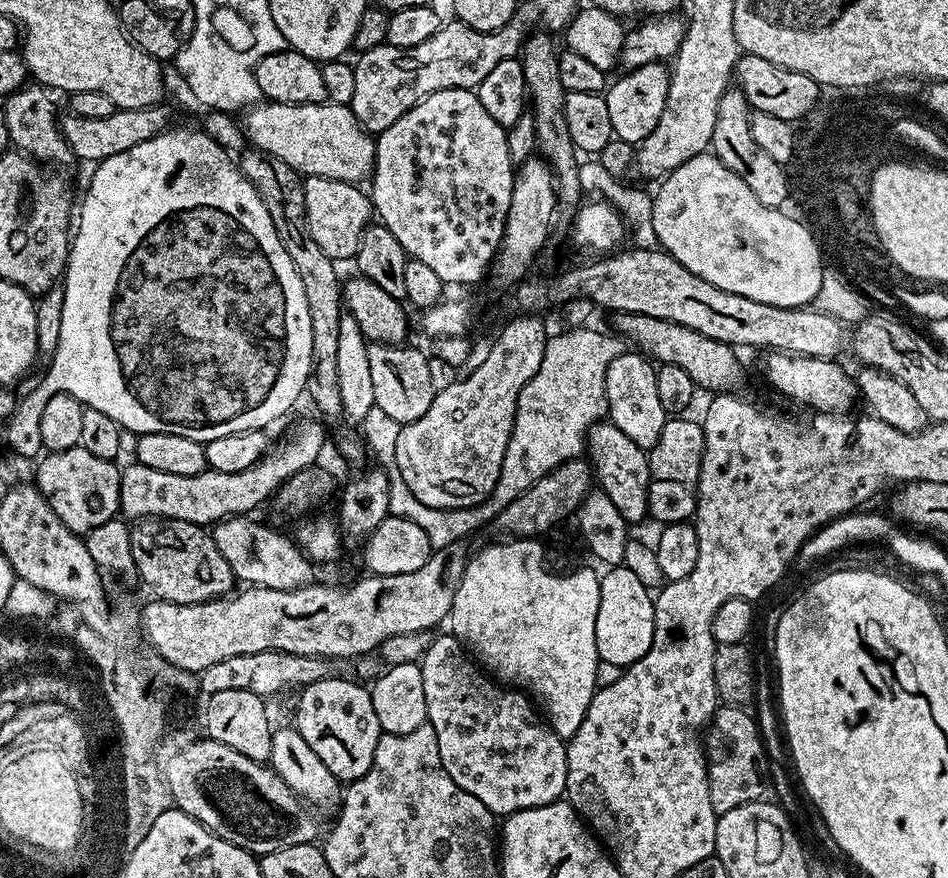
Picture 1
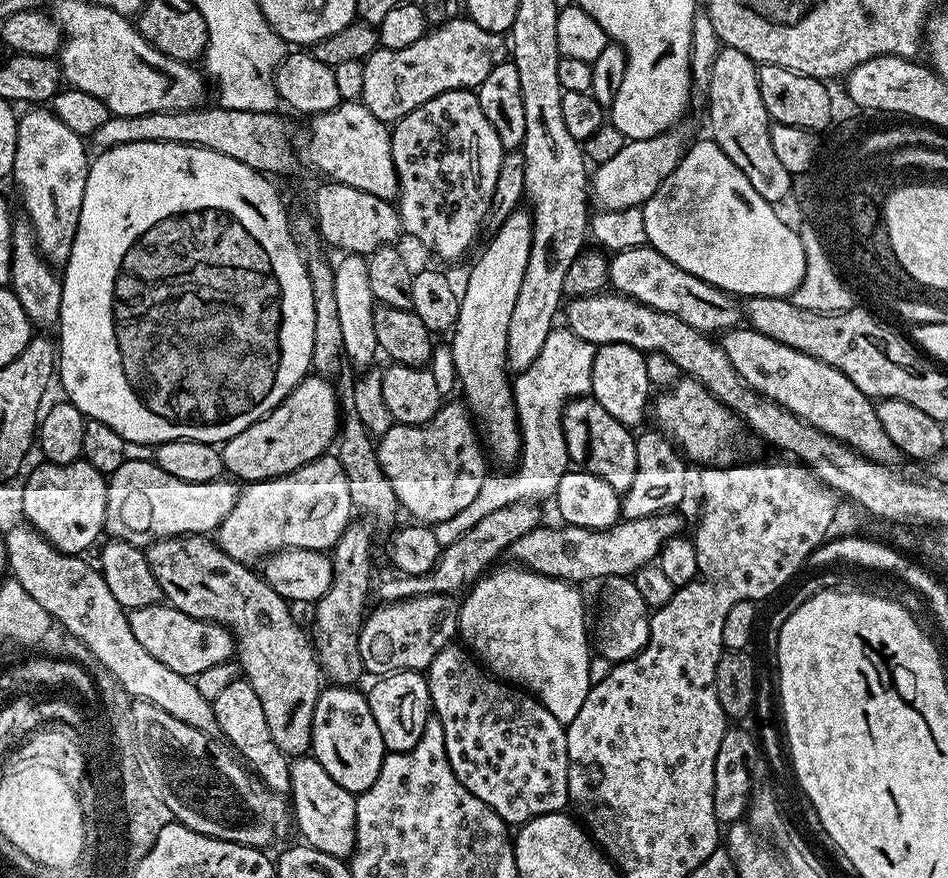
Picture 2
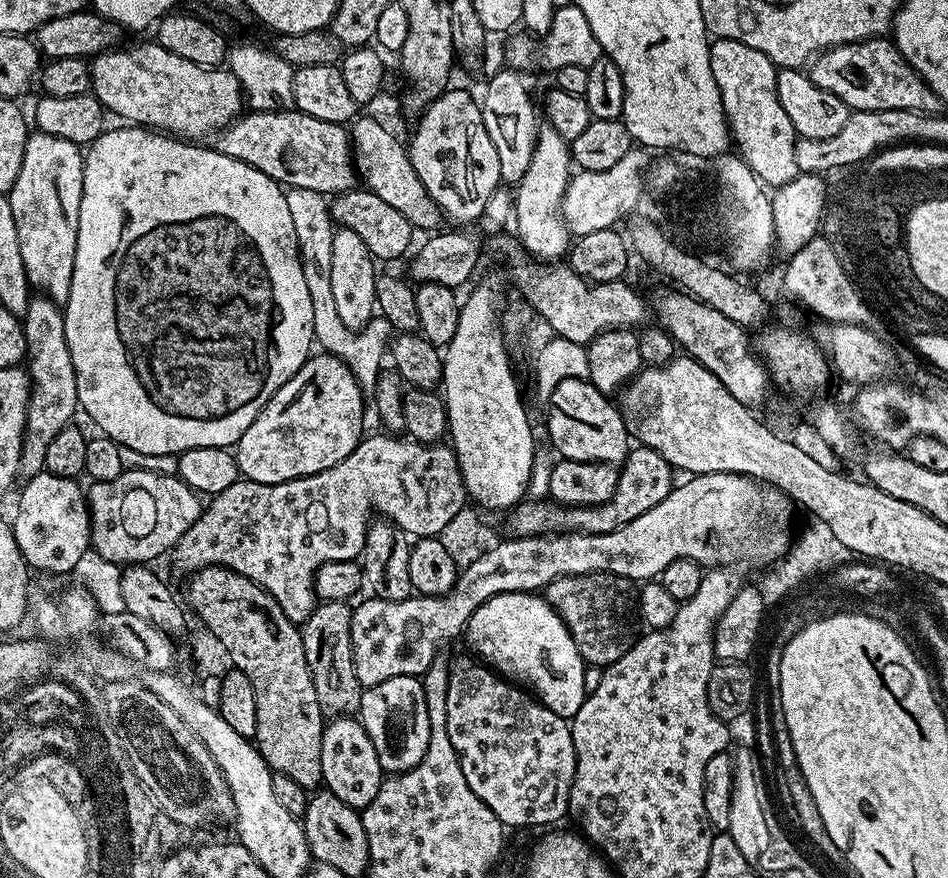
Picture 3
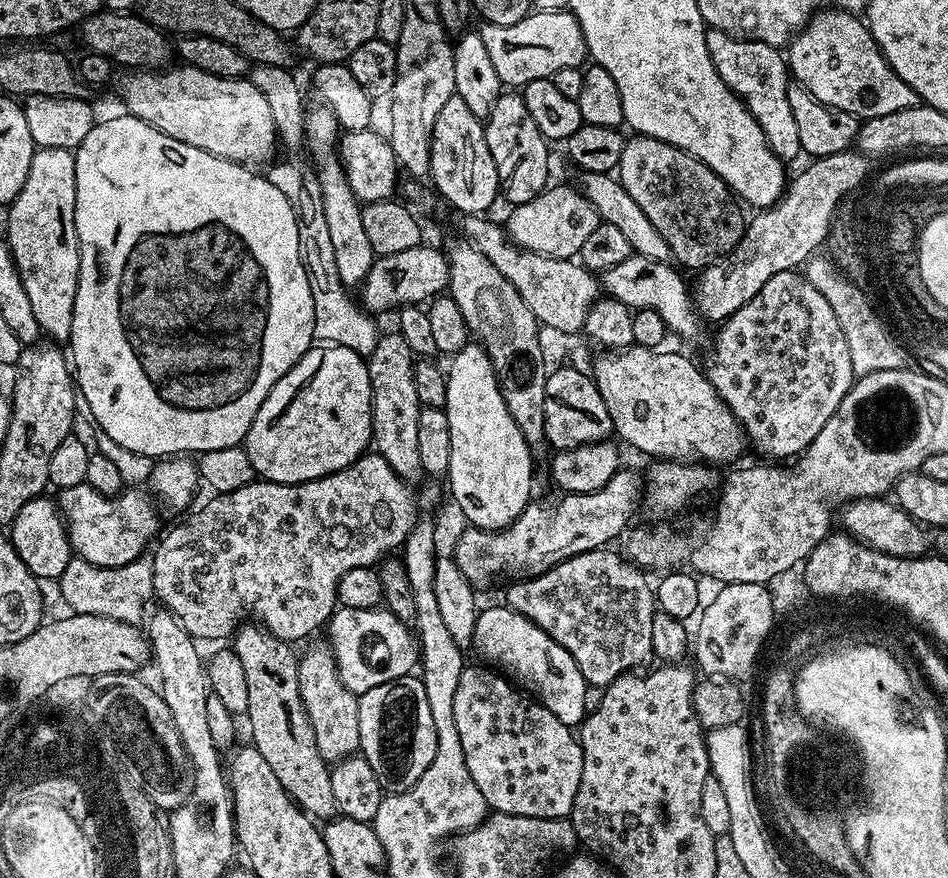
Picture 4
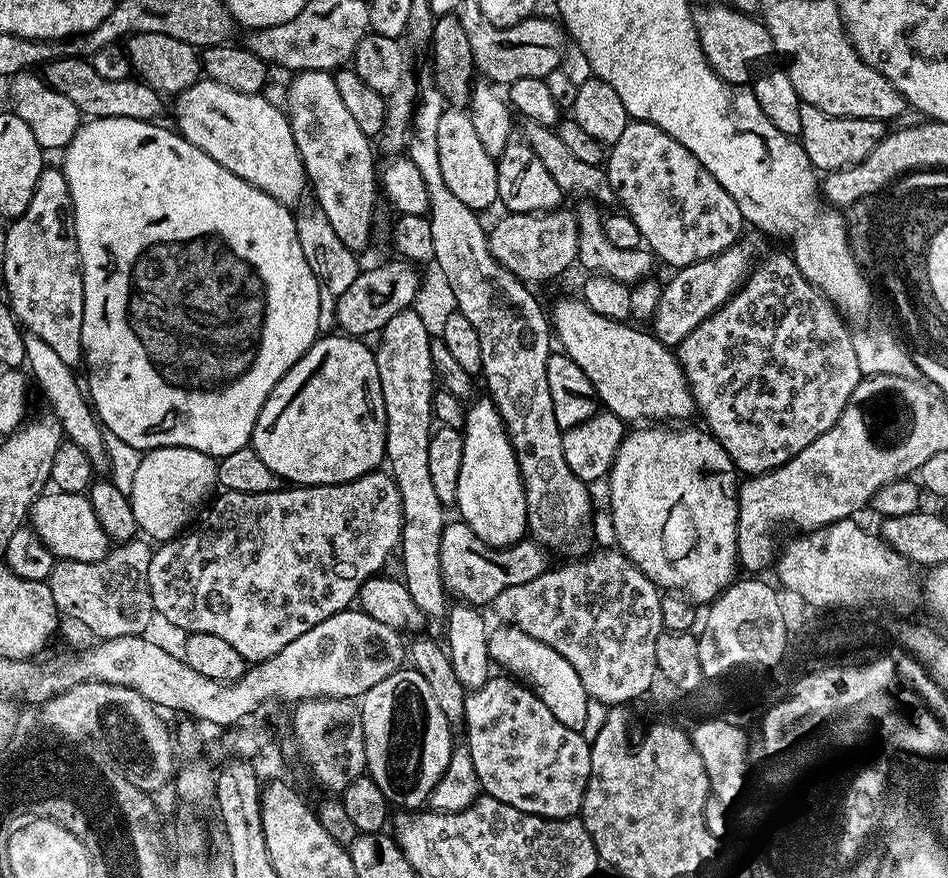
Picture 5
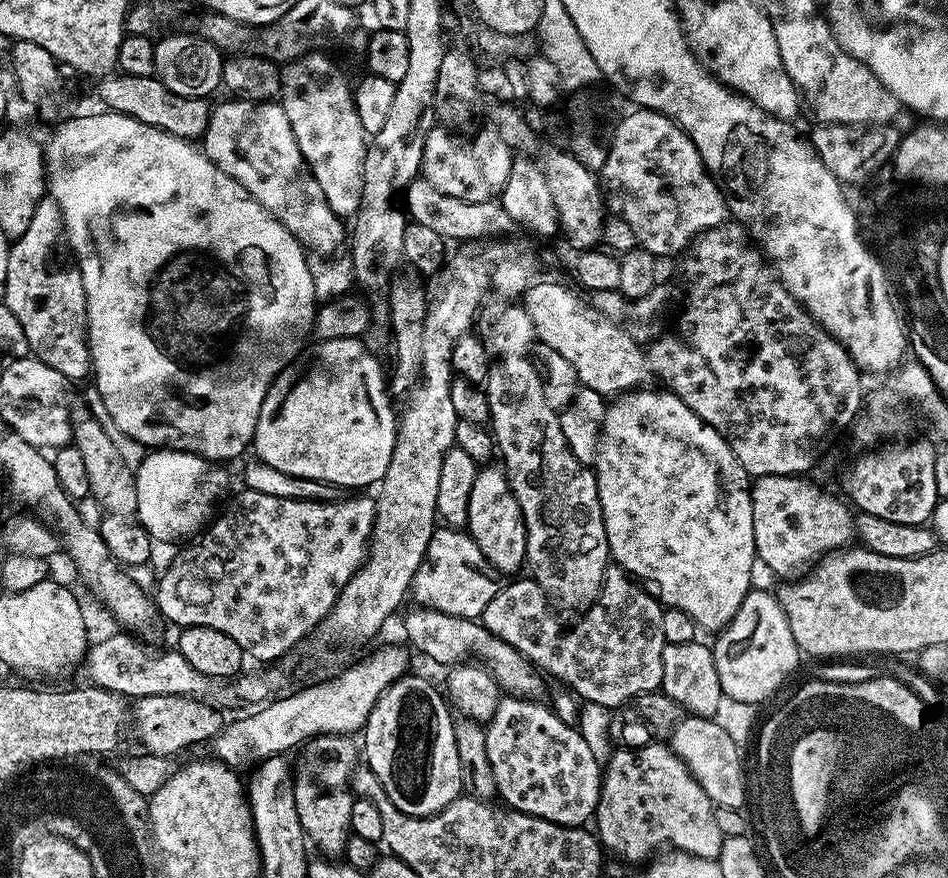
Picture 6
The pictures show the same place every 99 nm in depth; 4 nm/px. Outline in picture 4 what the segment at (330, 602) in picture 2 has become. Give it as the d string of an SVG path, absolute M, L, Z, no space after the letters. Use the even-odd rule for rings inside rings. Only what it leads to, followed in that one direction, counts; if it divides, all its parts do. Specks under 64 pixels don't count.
M309 643L298 660L298 686L300 697L306 706L310 724L314 726L314 740L318 742L318 754L334 766L340 760L360 752L358 734L358 706L360 697L357 693L346 690L332 653L332 645Z

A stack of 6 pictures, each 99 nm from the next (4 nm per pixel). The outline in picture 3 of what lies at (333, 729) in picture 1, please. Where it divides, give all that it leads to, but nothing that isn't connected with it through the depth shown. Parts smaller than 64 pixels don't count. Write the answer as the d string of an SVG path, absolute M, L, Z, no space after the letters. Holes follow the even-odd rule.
M351 715L329 719L322 734L323 787L352 808L362 810L374 802L385 779L386 773L378 762L378 750L374 750L374 742L370 740L370 734L362 727L359 719Z

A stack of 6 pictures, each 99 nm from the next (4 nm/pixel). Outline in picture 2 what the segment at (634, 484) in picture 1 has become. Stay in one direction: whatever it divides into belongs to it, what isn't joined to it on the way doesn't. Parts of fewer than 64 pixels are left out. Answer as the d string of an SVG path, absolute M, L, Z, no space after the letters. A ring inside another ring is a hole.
M591 395L568 401L564 408L562 430L566 434L569 461L579 471L598 474L602 482L610 482L610 486L614 486L614 490L621 494L632 489L634 474L638 470L636 436L625 424L618 422L618 418L606 414L606 410L602 410L602 406Z

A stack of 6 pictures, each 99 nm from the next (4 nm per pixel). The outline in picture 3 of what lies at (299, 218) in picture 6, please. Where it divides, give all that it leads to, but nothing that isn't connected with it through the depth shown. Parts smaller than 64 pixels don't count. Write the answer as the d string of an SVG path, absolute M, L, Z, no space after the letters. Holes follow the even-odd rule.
M155 42L123 48L109 50L95 57L90 64L91 95L111 115L113 112L121 116L124 119L121 121L152 130L167 130L176 138L208 138L241 115L246 104L244 91L231 70L203 68L194 62L186 62L186 58L178 58L178 54L168 52Z

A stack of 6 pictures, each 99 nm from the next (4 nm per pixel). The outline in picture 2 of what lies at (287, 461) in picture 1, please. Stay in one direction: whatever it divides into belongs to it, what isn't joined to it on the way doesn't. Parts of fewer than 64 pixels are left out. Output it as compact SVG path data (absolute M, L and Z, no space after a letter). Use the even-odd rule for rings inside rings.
M152 460L122 462L118 470L107 477L106 522L104 532L113 540L130 542L134 546L147 549L156 540L165 540L171 536L202 536L215 533L216 528L234 510L238 488L231 479L221 478L210 482L182 482L174 474L166 474Z

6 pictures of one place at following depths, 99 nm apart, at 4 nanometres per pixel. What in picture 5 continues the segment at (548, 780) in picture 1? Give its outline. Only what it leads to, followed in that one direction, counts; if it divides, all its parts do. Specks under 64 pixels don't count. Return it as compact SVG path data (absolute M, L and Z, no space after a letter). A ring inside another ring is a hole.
M493 675L481 688L471 689L465 695L462 724L463 727L468 727L466 747L470 758L474 762L474 770L478 774L478 782L483 795L498 798L498 802L506 802L506 806L514 806L514 810L522 810L526 814L534 814L535 816L545 816L548 820L566 820L575 817L579 813L582 800L586 794L588 779L590 778L591 743L584 740L582 732L570 730L570 726L562 726L562 722L558 722L558 718L554 718L554 714L550 714L550 710L546 710L546 706L534 695L531 688L517 682L515 679L509 678L507 675Z

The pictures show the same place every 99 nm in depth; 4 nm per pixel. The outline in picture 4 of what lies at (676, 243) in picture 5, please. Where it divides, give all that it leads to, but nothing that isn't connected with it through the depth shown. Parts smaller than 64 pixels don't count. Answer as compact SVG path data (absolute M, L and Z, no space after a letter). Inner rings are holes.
M629 135L624 142L618 179L626 194L638 202L642 214L658 229L658 234L666 238L673 259L684 267L708 268L738 246L746 216L740 213L737 197L721 176L689 152L658 138Z

